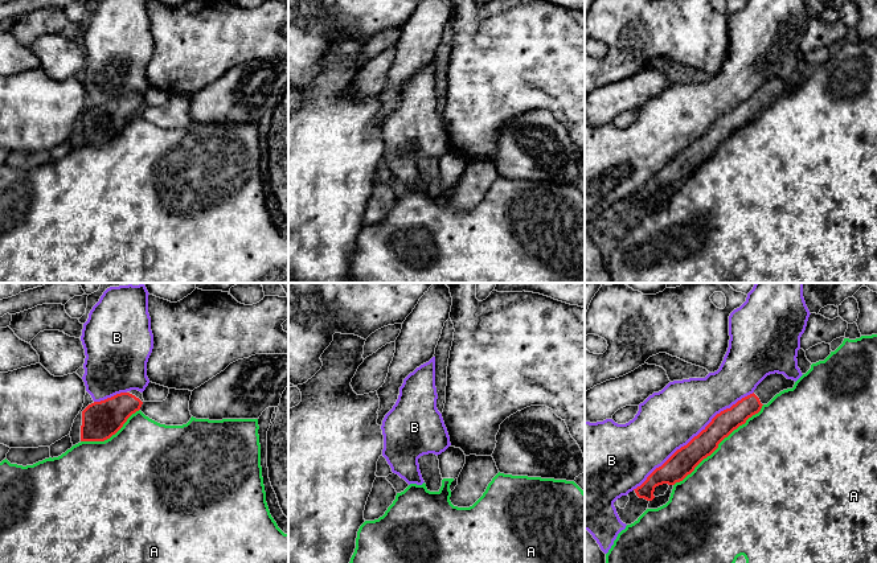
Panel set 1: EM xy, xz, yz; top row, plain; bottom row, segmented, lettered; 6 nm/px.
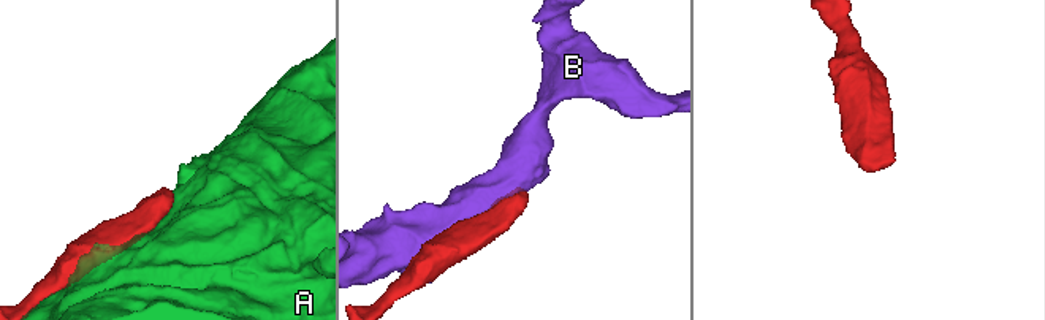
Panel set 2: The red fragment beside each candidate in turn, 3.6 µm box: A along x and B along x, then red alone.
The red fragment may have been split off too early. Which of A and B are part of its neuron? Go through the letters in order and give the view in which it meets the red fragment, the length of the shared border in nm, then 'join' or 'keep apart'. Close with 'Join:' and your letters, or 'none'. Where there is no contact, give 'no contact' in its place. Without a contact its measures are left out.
A: yz | 750 nm | keep apart
B: yz | 950 nm | keep apart
Join: none

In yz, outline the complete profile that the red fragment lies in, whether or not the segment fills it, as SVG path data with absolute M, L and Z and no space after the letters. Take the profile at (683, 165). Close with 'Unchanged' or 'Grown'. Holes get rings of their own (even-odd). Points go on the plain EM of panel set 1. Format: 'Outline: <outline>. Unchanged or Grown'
Outline: M783 78L767 79L753 98L717 118L697 140L677 153L661 170L656 172L640 190L634 193L636 200L652 205L656 190L675 189L683 185L718 152L725 141L745 128L749 122L758 118L762 110L767 108L776 98L792 93L794 89L795 85L787 83Z. Grown

